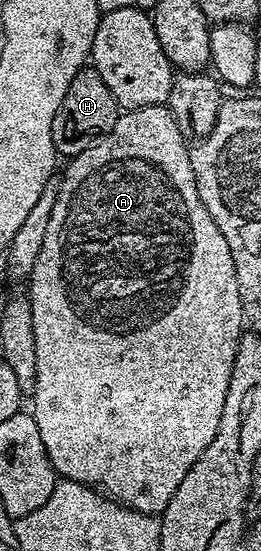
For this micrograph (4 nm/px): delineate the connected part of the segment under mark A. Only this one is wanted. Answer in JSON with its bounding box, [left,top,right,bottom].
[29,105,245,516]

